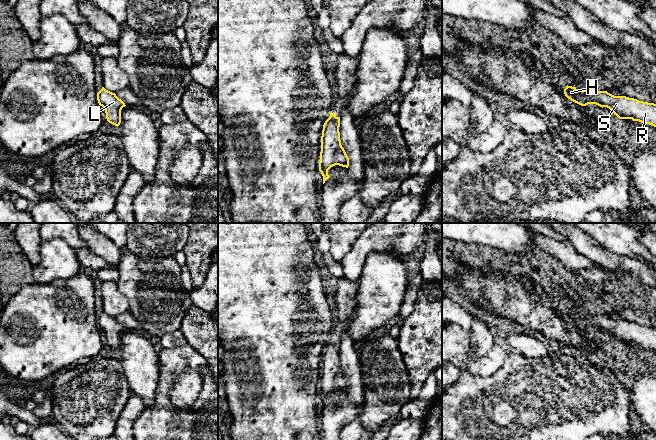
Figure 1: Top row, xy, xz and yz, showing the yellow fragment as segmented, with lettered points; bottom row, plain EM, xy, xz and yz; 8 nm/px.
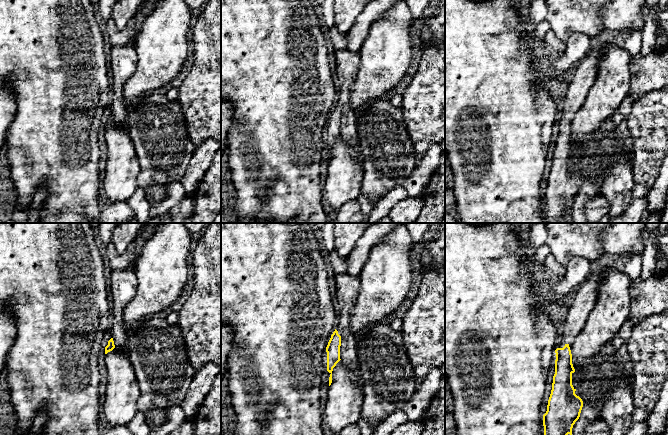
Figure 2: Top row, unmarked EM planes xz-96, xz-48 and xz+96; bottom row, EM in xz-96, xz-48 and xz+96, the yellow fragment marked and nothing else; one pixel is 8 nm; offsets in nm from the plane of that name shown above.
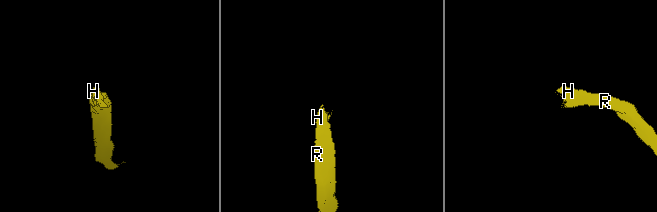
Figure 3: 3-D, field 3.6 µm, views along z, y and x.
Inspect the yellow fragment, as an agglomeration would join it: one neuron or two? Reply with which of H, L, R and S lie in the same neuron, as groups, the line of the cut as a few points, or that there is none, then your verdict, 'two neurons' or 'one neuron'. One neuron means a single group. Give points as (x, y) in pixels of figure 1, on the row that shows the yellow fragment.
H L R S; no cut; one neuron

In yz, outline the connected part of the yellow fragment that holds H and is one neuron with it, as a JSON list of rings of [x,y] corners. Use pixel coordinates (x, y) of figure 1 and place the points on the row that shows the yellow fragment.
[[[566,86],[565,96],[571,101],[586,106],[596,104],[609,108],[619,119],[632,119],[656,127],[656,104],[639,101],[626,96],[614,96],[607,91],[579,90]]]

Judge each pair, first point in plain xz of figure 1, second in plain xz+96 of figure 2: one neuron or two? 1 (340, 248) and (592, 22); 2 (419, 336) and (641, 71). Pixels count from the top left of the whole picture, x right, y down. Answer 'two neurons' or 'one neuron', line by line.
1: one neuron
2: two neurons

